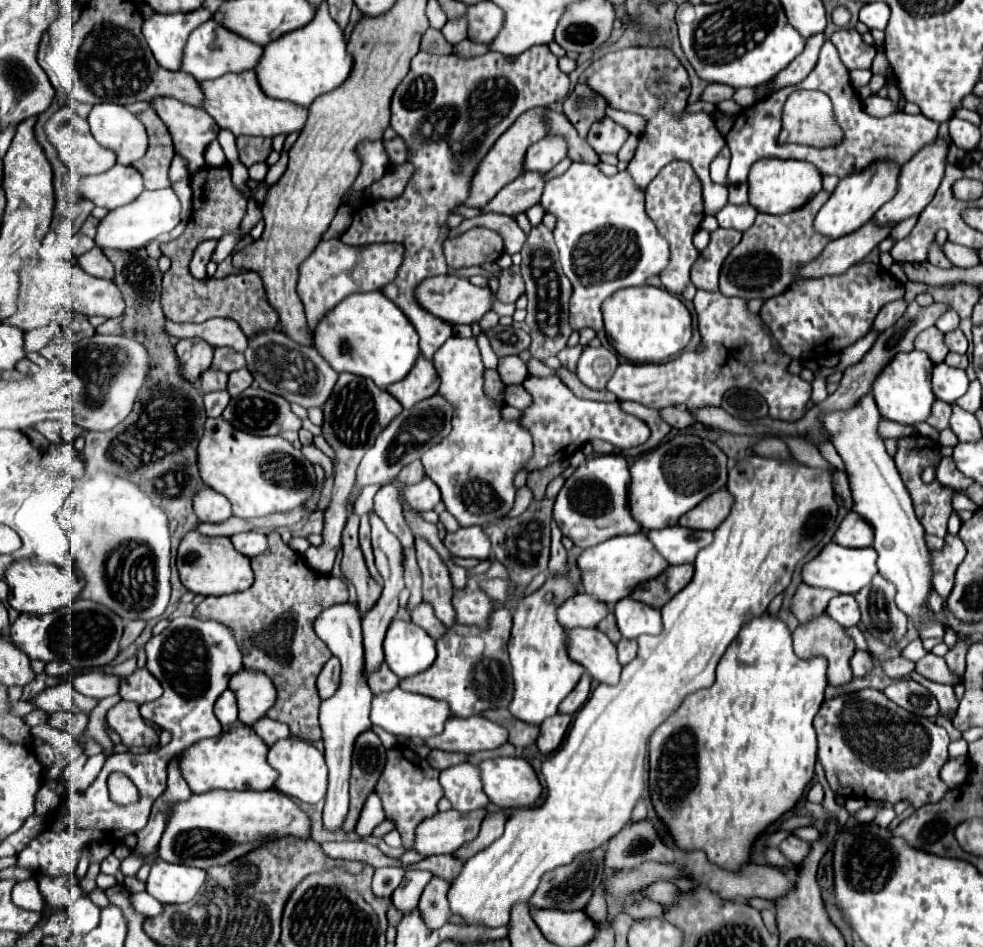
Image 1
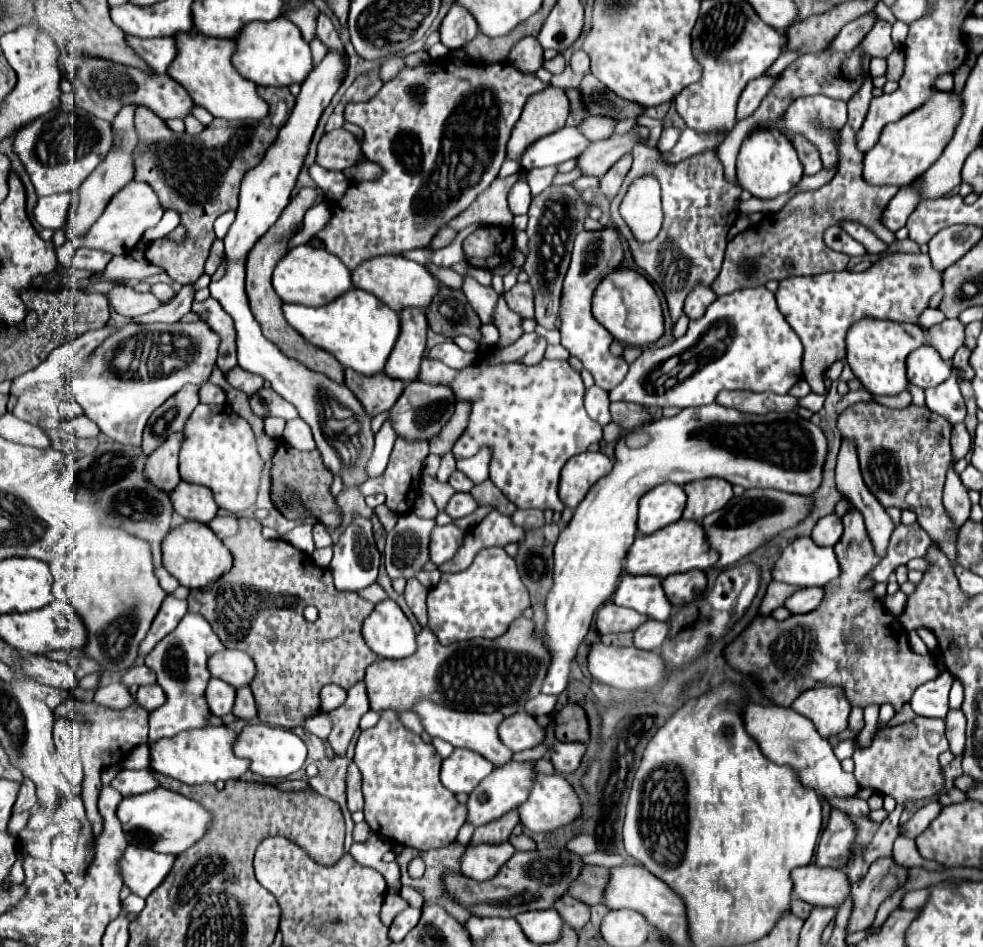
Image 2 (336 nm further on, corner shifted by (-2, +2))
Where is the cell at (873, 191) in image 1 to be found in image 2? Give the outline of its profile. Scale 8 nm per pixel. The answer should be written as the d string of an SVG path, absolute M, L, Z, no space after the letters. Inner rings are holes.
M936 91L922 107L904 115L902 119L888 123L880 135L880 141L864 155L864 179L872 185L908 185L922 175L944 151L962 113L962 93Z

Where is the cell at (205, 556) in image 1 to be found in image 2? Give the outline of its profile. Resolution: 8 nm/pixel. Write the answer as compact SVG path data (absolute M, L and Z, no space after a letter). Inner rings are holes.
M186 521L174 529L168 531L168 535L162 541L162 563L170 575L178 579L180 585L188 589L208 587L208 583L214 583L220 579L220 575L228 573L232 569L232 553L224 547L220 539L208 529L204 523Z

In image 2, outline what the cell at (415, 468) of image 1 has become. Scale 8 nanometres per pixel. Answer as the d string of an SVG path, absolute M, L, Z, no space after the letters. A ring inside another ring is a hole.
M398 437L396 439L396 445L392 449L392 455L390 455L390 463L386 467L386 471L380 475L380 477L374 477L374 479L368 479L364 483L364 487L360 487L360 493L366 497L366 495L376 495L376 493L384 493L386 495L386 505L394 511L394 513L408 513L420 493L418 485L420 485L420 473L422 473L422 463L428 455L428 441L424 439L414 439L414 441L408 441L408 439L402 439Z

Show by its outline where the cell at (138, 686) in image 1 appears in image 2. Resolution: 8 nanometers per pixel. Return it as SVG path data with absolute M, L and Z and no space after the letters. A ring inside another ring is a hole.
M144 685L144 687L140 687L138 693L136 693L136 703L138 703L140 707L148 709L148 711L154 711L154 709L158 709L160 705L166 703L166 695L164 695L164 691L162 691L160 685L152 685L152 687Z

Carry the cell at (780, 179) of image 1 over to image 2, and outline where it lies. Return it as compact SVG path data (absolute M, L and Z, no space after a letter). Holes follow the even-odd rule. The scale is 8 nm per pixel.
M756 129L744 139L740 147L736 175L742 189L746 189L750 195L758 199L774 199L782 193L788 193L802 179L802 167L796 149L780 131L776 133L774 129Z

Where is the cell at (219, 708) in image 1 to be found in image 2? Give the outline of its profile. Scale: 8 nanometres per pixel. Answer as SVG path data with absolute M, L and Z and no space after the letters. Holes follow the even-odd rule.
M210 679L208 687L206 687L206 701L210 707L212 715L226 715L232 713L234 707L234 699L236 699L236 689L232 685L228 685L222 679Z

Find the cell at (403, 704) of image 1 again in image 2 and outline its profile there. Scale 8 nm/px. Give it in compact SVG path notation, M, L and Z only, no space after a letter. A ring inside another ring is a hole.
M420 701L414 707L414 711L422 717L422 725L430 737L440 737L440 739L452 743L454 747L464 747L464 749L476 751L482 757L486 757L488 761L492 761L494 765L504 765L514 755L498 737L498 727L504 721L504 715L500 715L500 711L494 711L494 713L452 711L446 707L436 707L436 703L428 703L428 701Z

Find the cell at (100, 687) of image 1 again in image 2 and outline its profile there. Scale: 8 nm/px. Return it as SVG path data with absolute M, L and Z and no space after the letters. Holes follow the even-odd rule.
M146 665L132 667L124 673L122 683L126 687L130 687L130 685L152 685L152 683L156 683L156 673L152 669L148 669Z

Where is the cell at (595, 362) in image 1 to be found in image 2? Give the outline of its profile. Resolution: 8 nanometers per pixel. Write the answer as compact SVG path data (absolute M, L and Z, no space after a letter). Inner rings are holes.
M590 387L586 391L586 397L584 397L584 405L586 405L586 411L588 415L598 421L602 427L608 425L610 421L610 411L608 411L608 405L610 405L610 399L608 399L608 391L600 389L600 387Z

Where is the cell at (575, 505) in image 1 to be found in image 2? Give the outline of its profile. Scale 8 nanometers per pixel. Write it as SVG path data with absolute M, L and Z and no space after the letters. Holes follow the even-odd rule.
M580 453L576 457L572 457L560 475L560 501L570 507L576 509L580 505L580 501L586 497L586 493L590 491L590 487L604 475L608 475L608 471L612 469L612 461L604 455L604 453Z

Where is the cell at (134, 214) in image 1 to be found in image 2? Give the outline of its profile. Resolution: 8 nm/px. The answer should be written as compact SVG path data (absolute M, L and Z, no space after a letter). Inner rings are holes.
M130 181L110 199L108 207L104 209L100 219L92 225L90 233L84 237L84 241L78 241L78 243L84 243L84 247L90 247L90 249L108 251L112 255L124 255L124 249L132 251L134 245L140 241L142 233L148 227L154 227L162 219L162 215L164 215L164 209L160 207L160 201L152 191L152 187L148 183Z

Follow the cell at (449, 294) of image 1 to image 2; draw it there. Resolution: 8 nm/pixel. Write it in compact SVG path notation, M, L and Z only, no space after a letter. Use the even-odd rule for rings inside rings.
M378 255L360 263L352 273L352 283L356 289L364 289L384 301L390 309L402 311L404 307L428 307L432 295L438 291L438 281L428 273L424 265L404 259L402 255Z

